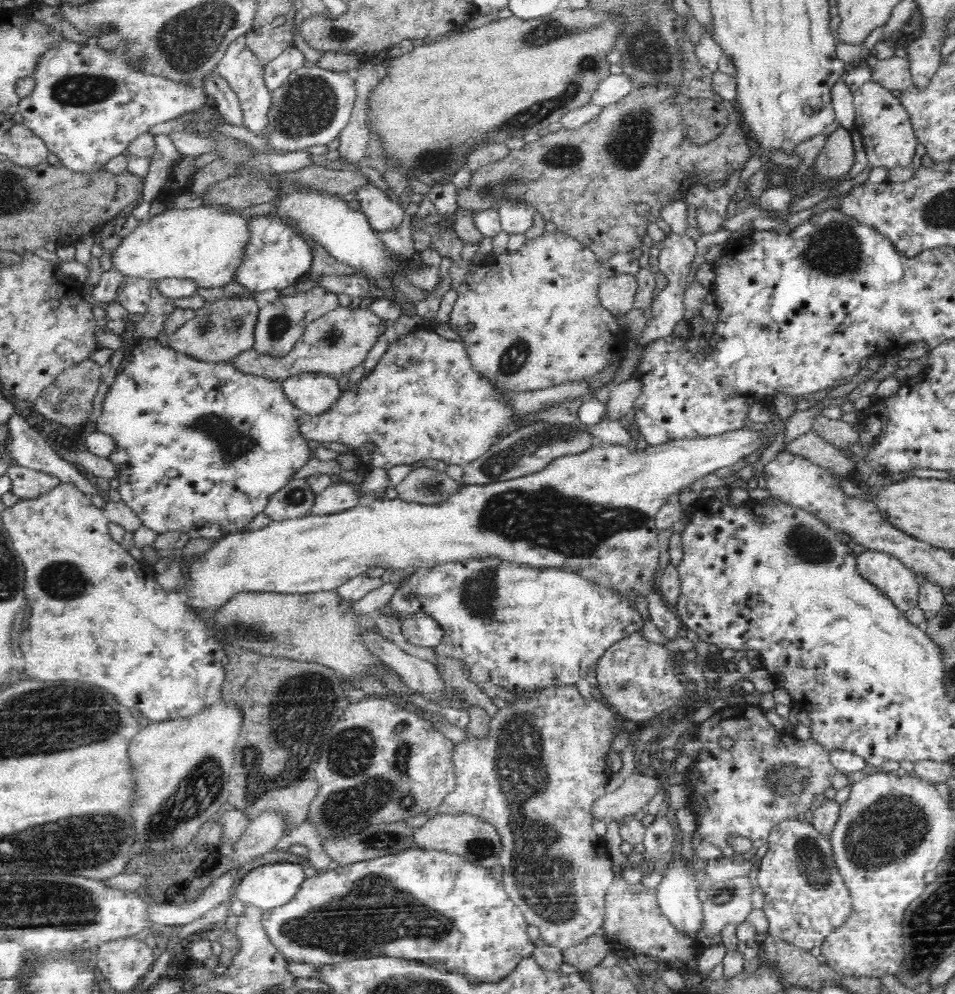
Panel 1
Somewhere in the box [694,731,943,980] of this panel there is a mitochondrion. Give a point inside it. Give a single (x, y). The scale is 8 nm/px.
(885, 833)

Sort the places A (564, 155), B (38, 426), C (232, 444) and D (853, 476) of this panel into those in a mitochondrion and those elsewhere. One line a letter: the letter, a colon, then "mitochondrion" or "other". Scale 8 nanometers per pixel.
A: mitochondrion
B: other
C: mitochondrion
D: other

